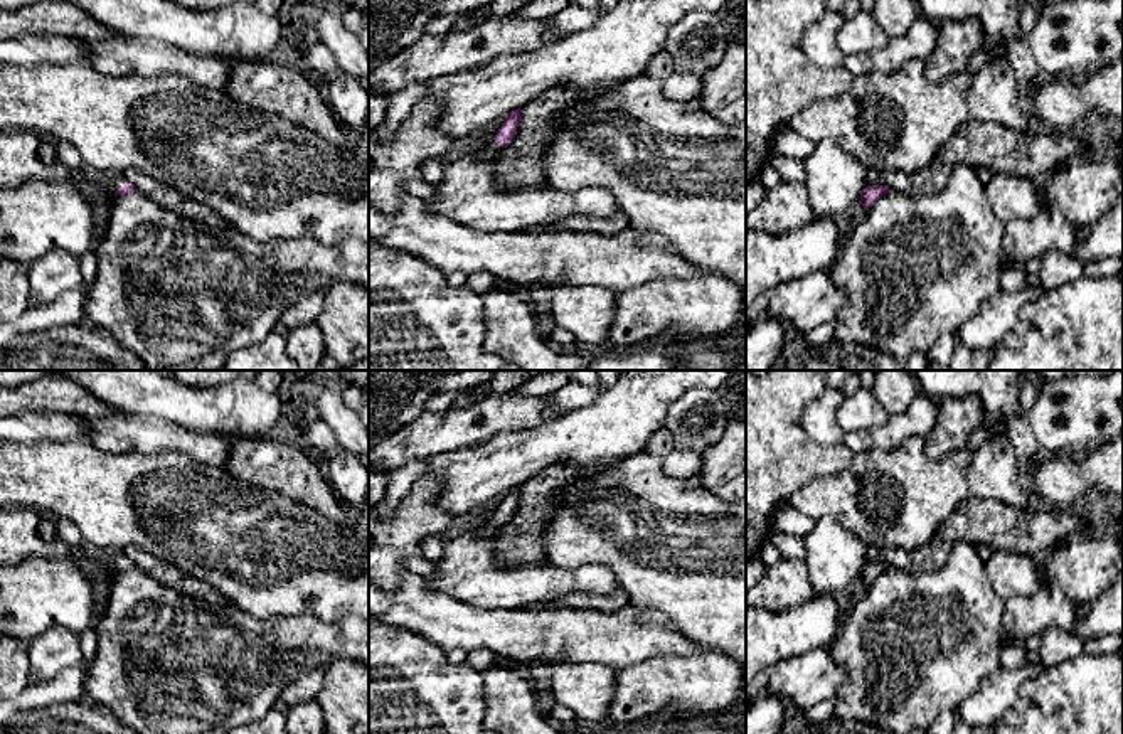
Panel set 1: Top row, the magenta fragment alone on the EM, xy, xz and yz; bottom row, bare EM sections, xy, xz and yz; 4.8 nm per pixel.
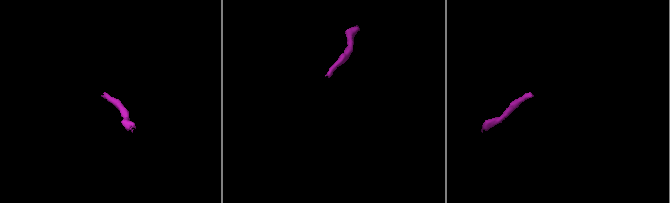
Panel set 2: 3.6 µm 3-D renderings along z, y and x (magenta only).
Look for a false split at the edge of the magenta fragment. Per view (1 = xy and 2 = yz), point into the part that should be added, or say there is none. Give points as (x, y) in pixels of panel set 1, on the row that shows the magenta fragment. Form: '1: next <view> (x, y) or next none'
1: next xy (118, 180)
2: next none

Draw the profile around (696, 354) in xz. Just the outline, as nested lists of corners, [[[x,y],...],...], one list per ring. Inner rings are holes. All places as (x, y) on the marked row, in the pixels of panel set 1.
[[[682,337],[675,370],[732,370],[741,360],[734,347],[717,347],[716,338]]]

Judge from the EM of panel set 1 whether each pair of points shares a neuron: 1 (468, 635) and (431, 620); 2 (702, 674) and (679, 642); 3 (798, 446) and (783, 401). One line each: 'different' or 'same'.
1: same
2: different
3: same

